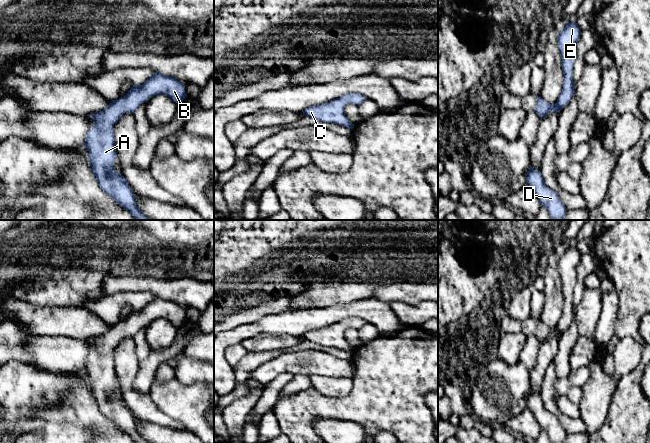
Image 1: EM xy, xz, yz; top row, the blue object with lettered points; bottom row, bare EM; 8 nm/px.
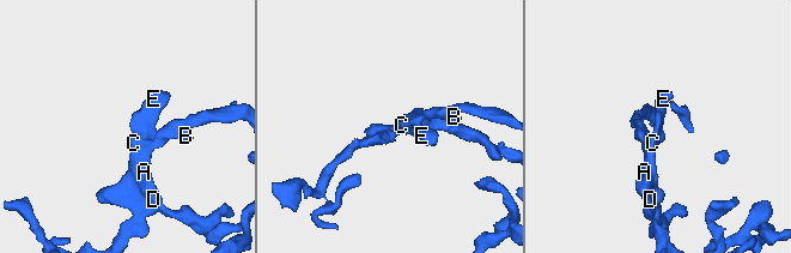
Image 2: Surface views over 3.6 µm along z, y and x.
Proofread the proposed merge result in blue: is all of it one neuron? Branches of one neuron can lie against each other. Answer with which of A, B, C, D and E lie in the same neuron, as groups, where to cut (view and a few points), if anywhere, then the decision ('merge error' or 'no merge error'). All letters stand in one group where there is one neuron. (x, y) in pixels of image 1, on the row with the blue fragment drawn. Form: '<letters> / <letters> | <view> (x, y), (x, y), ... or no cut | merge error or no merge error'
A B C D E | no cut | no merge error

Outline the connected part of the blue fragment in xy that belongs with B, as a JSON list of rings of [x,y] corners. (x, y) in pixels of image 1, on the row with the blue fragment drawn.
[[[156,71],[144,84],[134,84],[125,96],[112,100],[105,110],[88,115],[94,119],[94,126],[87,132],[83,146],[89,152],[91,169],[100,188],[137,220],[152,219],[140,211],[126,178],[114,169],[117,152],[113,126],[124,113],[135,112],[142,103],[158,94],[167,95],[177,104],[187,97],[182,82]]]

